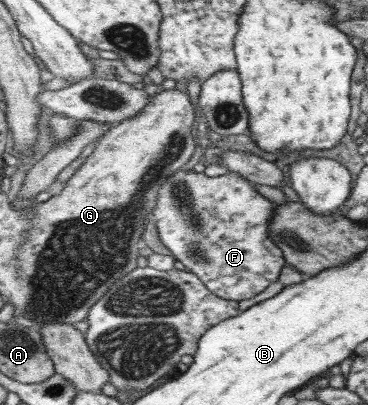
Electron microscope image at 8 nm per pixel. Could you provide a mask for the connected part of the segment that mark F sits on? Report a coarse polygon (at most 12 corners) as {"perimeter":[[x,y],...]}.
{"perimeter":[[229,172],[158,189],[163,246],[212,294],[254,298],[287,265],[276,204]]}

